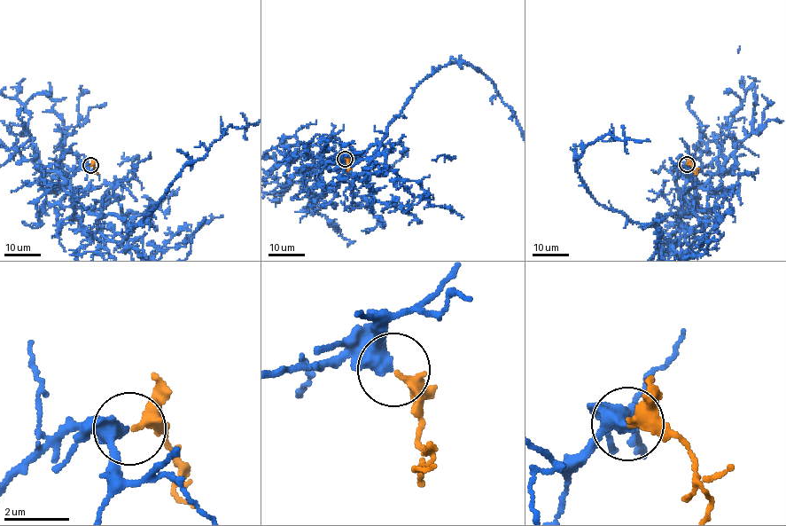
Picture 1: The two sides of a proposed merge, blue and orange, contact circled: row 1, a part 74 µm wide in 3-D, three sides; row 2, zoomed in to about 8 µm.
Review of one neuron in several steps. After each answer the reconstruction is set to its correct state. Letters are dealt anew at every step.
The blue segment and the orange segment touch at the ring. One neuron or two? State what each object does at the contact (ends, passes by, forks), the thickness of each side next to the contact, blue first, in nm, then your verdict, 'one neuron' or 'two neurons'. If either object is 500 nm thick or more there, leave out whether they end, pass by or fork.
blue passes by; orange ends; calibres 360 and 320 nm; one neuron

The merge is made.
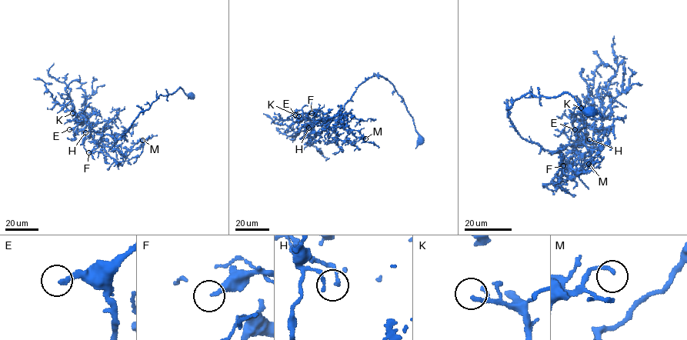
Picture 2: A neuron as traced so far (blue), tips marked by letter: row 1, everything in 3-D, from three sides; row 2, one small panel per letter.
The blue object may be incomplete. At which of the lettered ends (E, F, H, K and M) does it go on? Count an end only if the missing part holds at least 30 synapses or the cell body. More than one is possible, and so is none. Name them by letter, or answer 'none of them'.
K

